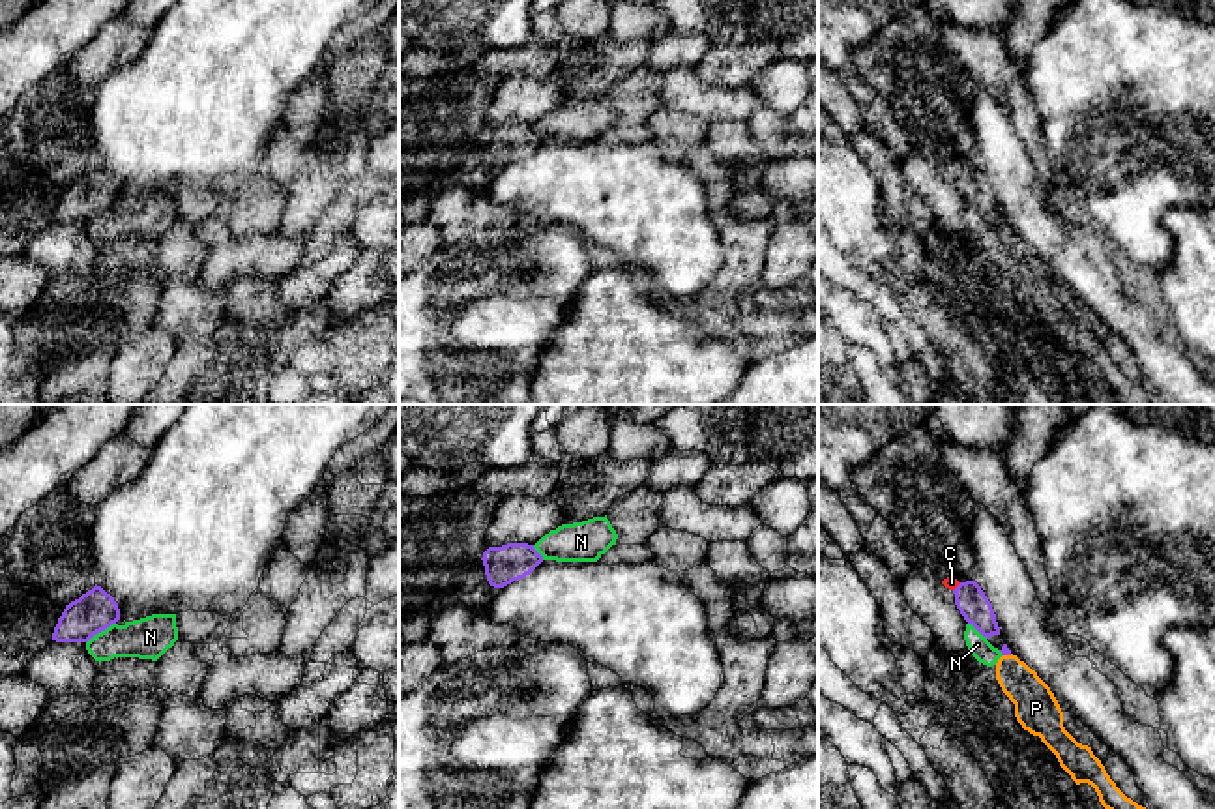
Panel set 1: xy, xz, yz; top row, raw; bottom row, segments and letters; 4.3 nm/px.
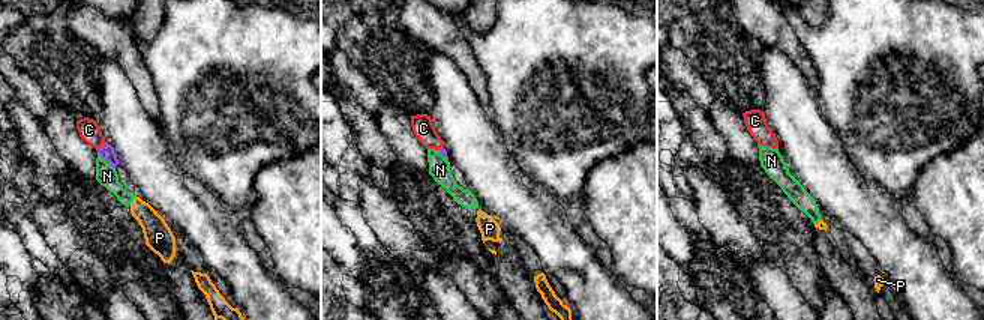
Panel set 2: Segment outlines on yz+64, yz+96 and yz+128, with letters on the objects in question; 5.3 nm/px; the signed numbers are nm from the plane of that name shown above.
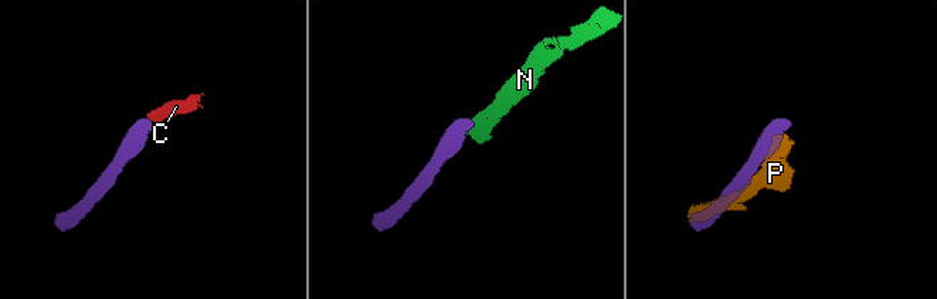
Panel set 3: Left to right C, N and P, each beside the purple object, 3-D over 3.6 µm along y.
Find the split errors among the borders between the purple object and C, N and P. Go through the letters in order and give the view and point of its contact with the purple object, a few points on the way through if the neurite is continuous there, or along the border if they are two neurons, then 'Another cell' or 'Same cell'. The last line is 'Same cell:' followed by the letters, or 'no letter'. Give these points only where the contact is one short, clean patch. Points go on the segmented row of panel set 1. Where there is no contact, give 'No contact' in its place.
C: Touches purple at yz (957, 587). Path across: yz (970, 600), (957, 587), (951, 583). Same cell
N: Touches purple at xy (100, 632). Boundary: xy (115, 622), (87, 643). Another cell
P: Touches purple at yz (1006, 654). Another cell
Same cell: C

